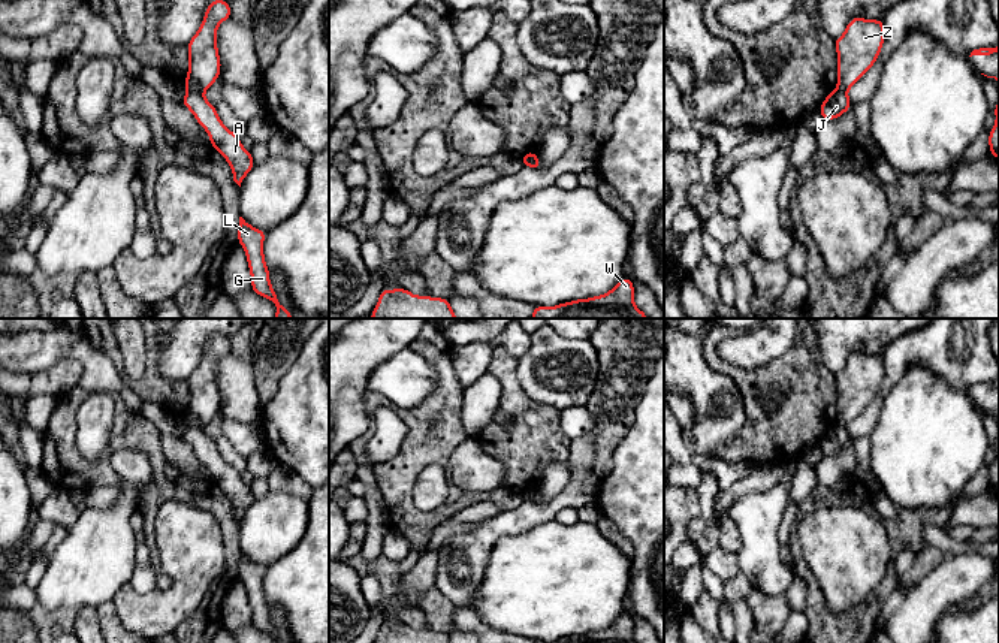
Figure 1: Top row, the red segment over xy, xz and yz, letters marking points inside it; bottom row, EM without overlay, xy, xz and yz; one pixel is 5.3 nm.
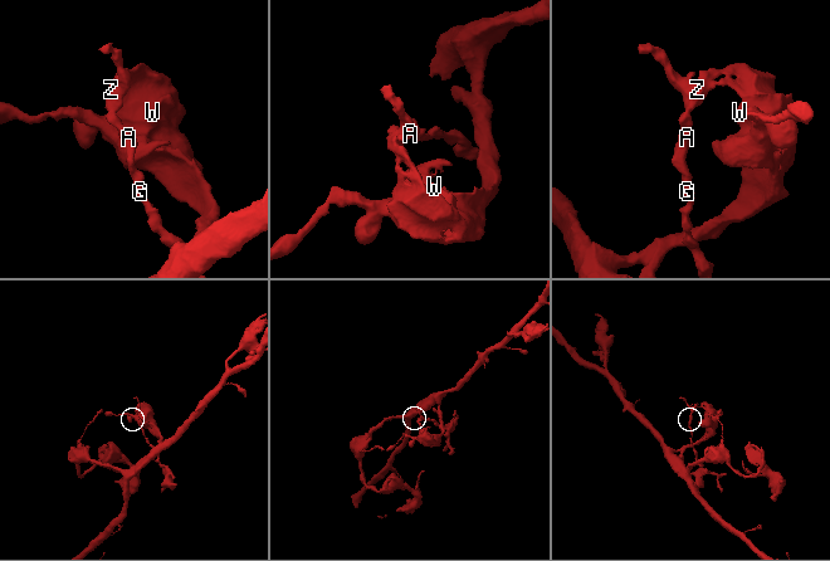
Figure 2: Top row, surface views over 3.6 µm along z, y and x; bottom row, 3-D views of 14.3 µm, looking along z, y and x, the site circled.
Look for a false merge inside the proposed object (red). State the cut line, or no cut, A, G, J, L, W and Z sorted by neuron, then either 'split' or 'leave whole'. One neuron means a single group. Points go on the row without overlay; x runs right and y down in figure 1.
cut in xy along (187, 423), (202, 428); A G J L / W Z; split

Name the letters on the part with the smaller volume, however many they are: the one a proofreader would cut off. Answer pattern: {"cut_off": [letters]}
{"cut_off": ["A", "G", "J", "L"]}

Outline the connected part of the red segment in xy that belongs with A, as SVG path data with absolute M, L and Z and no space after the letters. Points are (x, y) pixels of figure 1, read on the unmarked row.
M187 425L181 438L191 446L196 456L209 470L211 482L220 486L227 495L233 507L233 516L241 522L245 510L256 499L250 486L245 484L241 480L241 474L221 458L215 441L203 432L203 428Z

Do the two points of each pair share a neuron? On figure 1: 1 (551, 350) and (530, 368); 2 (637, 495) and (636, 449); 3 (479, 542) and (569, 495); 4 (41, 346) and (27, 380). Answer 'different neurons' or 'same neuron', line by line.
1: same neuron
2: same neuron
3: same neuron
4: different neurons

